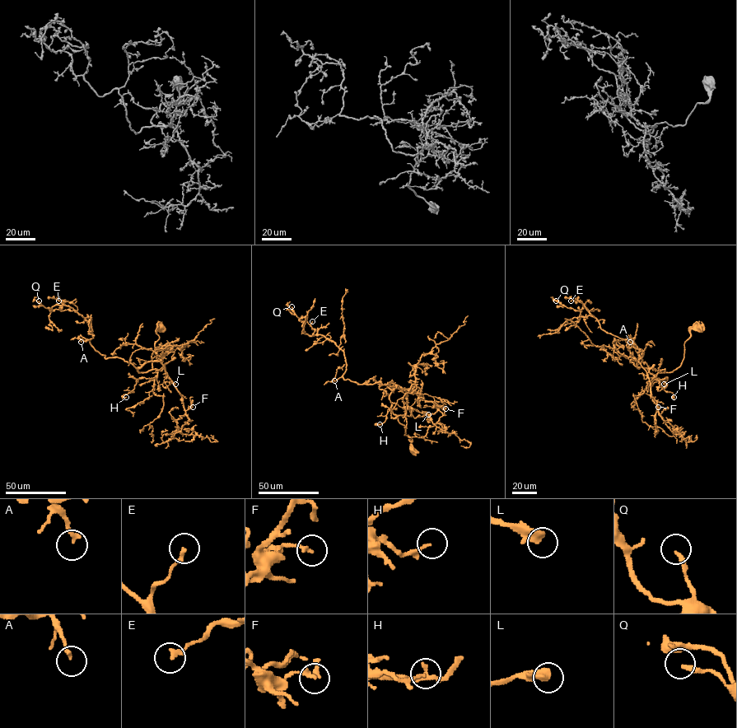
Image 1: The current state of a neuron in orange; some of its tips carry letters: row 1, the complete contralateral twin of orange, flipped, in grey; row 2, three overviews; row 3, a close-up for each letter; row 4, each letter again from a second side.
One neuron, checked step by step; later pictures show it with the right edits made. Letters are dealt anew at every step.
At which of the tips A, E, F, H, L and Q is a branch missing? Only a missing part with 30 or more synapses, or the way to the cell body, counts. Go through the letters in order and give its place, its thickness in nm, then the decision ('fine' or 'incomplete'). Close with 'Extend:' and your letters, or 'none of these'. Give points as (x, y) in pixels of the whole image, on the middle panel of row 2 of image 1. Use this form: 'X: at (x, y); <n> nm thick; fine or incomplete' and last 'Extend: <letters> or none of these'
A: at (334, 380); 170 nm thick; fine
E: at (312, 321); 200 nm thick; fine
F: at (445, 408); 160 nm thick; fine
H: at (380, 424); 100 nm thick; fine
L: at (428, 414); 400 nm thick; fine
Q: at (291, 306); 240 nm thick; fine
Extend: none of these

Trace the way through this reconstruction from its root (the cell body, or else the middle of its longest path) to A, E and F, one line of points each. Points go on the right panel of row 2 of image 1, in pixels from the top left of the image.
A: (699, 328), (691, 329), (682, 364), (669, 372), (637, 368), (625, 340), (631, 336), (630, 342)
E: (699, 328), (690, 330), (682, 364), (659, 372), (637, 368), (626, 342), (604, 331), (576, 299), (571, 300)
F: (699, 328), (691, 329), (682, 364), (674, 370), (659, 372), (637, 362), (658, 407)

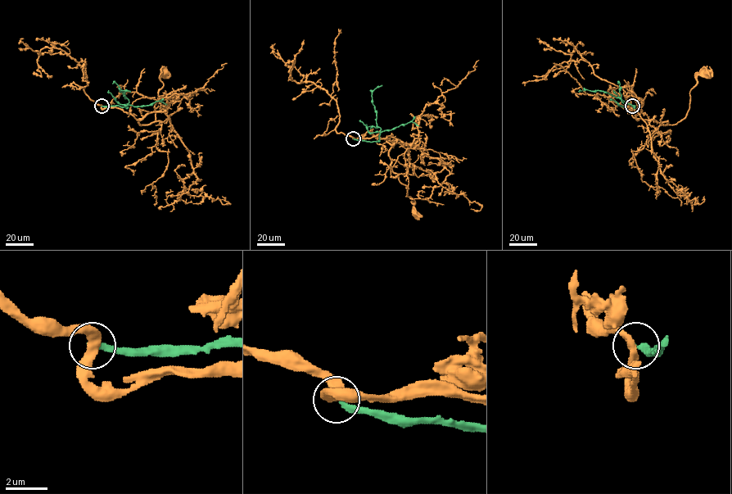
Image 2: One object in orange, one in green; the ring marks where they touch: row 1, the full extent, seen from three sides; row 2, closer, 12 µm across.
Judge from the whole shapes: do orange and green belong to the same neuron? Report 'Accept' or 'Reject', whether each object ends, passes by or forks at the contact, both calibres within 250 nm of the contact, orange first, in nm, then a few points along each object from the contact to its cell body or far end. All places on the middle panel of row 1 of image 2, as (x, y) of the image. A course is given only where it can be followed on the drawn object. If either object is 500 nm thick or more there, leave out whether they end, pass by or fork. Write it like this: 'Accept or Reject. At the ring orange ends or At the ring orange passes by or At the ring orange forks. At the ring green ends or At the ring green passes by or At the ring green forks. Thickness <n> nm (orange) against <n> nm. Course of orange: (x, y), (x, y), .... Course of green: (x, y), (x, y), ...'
Reject. At the ring orange passes by. At the ring green ends. Thickness 400 nm (orange) against 240 nm. Course of orange: (353, 138), (377, 135), (391, 145), (391, 170), (408, 188), (406, 196), (415, 202), (417, 214). Course of green: (353, 138), (372, 142), (379, 138), (381, 129), (377, 125), (372, 94), (381, 85)

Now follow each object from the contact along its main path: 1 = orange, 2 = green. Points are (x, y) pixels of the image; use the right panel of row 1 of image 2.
1: (631, 106), (629, 112), (636, 120), (675, 124), (689, 108), (689, 92), (697, 83), (697, 76), (707, 74)
2: (631, 106), (625, 104), (619, 97), (603, 91), (578, 92)

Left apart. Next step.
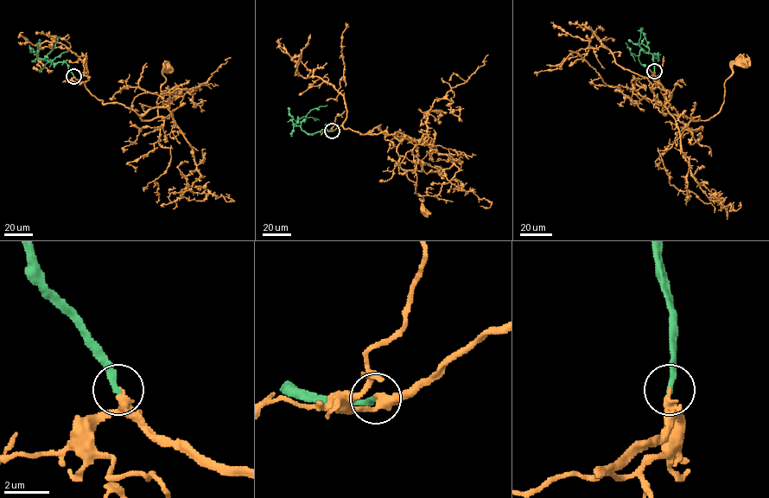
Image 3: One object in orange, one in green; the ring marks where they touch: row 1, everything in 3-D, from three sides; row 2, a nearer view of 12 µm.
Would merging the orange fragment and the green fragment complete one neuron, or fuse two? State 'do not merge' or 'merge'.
merge

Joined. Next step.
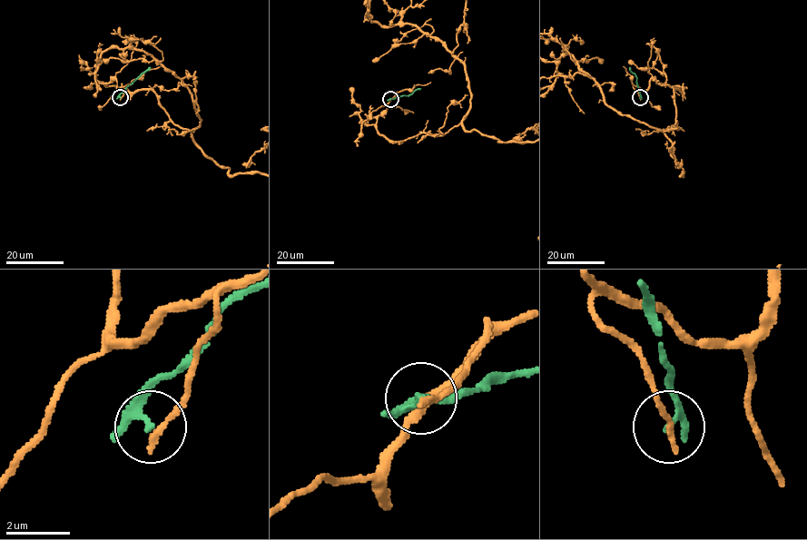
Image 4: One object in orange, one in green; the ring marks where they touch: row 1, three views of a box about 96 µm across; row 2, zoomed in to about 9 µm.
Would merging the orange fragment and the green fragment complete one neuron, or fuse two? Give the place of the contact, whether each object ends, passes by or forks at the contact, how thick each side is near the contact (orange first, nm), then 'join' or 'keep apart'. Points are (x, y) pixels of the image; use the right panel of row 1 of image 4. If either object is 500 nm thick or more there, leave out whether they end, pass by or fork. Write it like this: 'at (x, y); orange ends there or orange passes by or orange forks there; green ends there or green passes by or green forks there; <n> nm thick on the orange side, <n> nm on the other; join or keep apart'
at (640, 97); orange ends there; green passes by; 220 nm thick on the orange side, 150 nm on the other; keep apart

